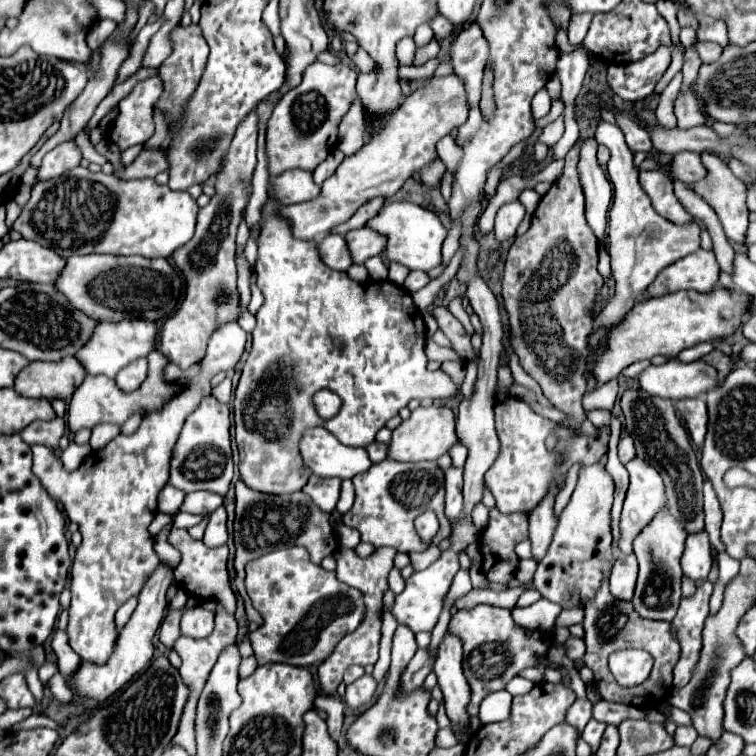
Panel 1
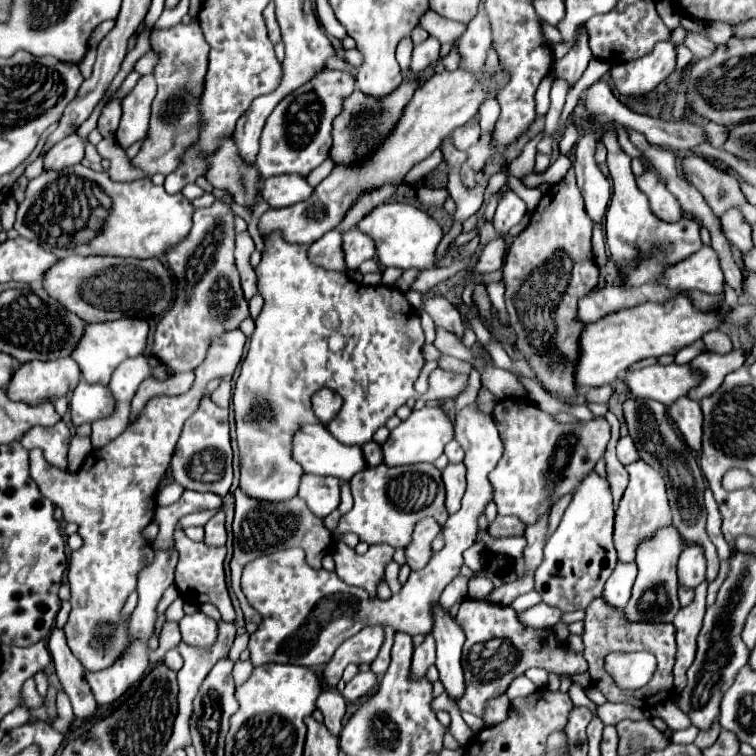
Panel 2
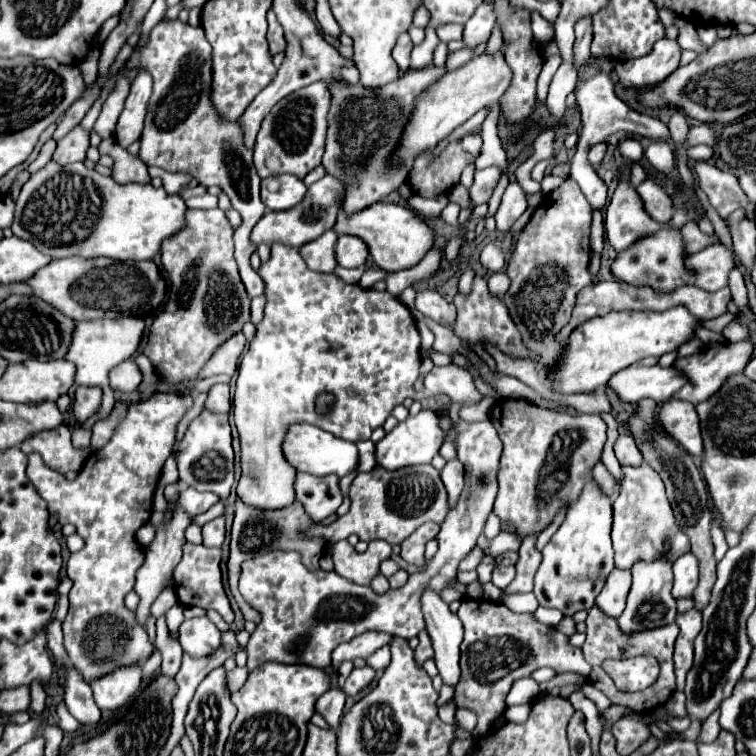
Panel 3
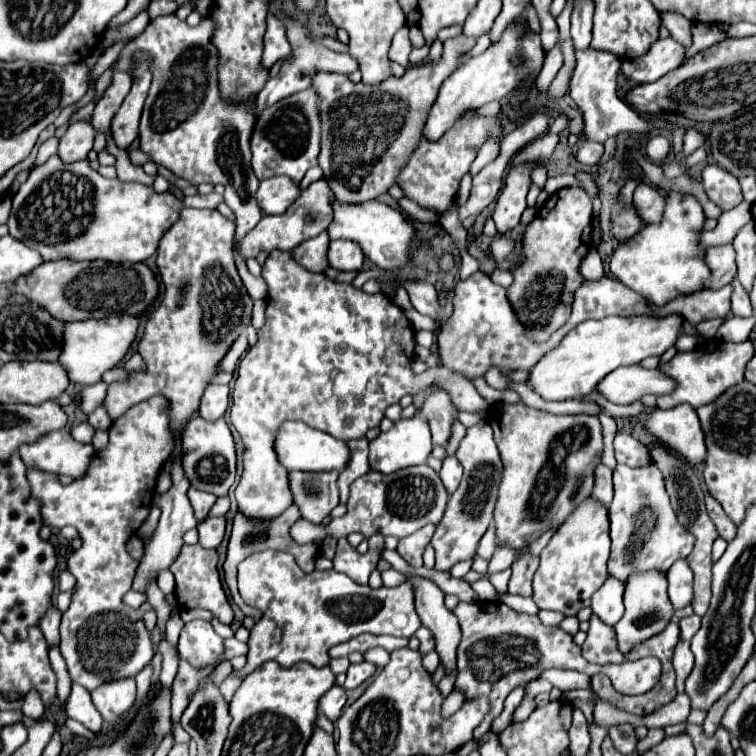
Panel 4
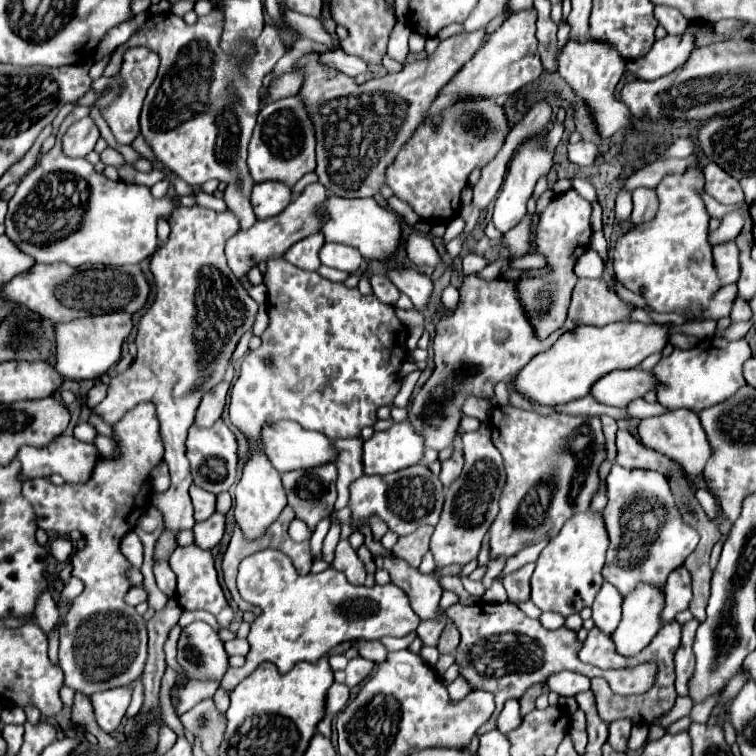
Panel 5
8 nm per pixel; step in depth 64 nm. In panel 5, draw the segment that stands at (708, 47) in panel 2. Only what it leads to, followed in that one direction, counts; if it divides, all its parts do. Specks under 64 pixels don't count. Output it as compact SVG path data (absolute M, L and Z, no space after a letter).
M656 4L654 16L656 16L658 24L666 28L668 34L684 34L686 32L688 20L684 16L680 16L680 12L676 12L676 8L666 8L662 4Z

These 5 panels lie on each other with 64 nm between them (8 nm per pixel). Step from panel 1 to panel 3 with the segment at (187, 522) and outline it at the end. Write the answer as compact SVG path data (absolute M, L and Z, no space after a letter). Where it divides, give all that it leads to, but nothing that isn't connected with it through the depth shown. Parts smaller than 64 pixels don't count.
M220 500L220 502L214 504L208 512L204 512L204 514L200 514L200 516L194 516L194 522L196 522L196 524L204 524L204 522L208 522L208 520L212 520L212 518L222 516L224 510L226 510L226 506L224 506L224 502Z

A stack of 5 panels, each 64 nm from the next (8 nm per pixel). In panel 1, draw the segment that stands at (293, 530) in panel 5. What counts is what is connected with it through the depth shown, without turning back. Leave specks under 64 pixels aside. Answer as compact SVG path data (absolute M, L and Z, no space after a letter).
M384 460L380 464L372 464L368 472L362 472L360 476L352 478L354 488L356 488L356 500L354 506L342 516L342 522L354 530L360 532L362 542L370 542L372 546L392 546L398 552L412 552L422 548L422 540L418 538L414 530L414 520L422 512L432 510L438 520L440 520L440 540L448 538L450 534L450 520L444 514L444 472L438 468L436 462L414 462L414 464L404 464L404 462L394 462L394 460Z

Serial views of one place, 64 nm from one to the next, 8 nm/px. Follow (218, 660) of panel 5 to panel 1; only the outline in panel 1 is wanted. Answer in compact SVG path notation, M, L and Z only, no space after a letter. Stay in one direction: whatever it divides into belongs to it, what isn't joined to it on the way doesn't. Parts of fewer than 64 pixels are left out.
M202 606L188 608L182 614L182 634L194 640L202 640L204 636L210 636L214 628L214 614L204 610Z

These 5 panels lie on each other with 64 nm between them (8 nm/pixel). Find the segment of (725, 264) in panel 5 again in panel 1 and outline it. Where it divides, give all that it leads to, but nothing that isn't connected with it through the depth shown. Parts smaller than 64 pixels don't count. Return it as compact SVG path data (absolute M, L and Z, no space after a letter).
M698 250L682 260L664 268L658 278L648 286L648 296L670 294L676 290L694 290L708 294L718 286L720 268L716 264L716 256L710 250Z

